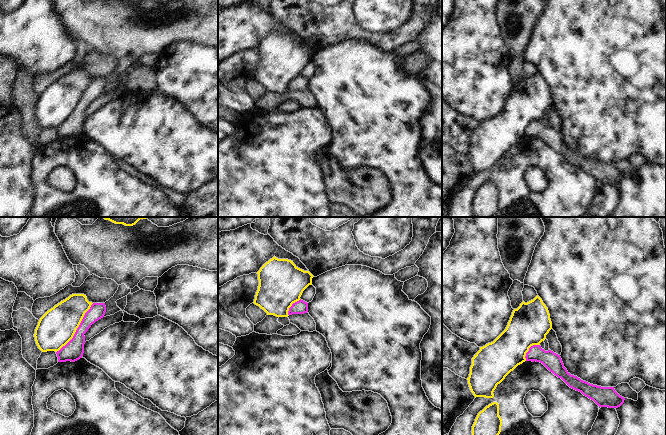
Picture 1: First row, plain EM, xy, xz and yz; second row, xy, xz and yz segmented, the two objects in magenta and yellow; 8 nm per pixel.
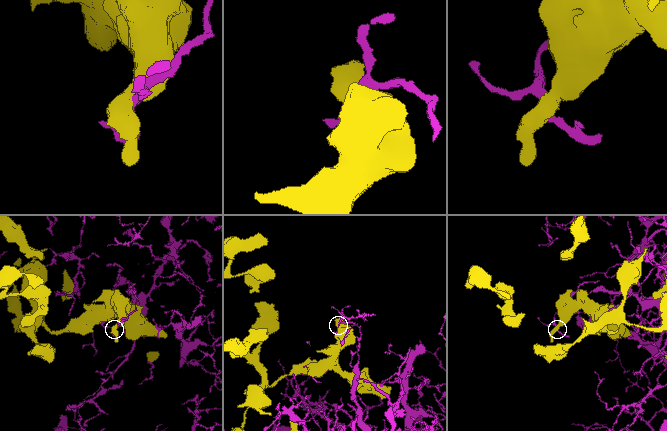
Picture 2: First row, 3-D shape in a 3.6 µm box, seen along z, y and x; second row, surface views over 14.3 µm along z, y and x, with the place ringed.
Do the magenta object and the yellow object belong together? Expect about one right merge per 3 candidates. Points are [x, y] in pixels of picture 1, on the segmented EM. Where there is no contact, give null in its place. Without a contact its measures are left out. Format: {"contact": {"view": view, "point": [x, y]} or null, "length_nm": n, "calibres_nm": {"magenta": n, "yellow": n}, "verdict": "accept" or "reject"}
{"contact": {"view": "xy", "point": [77, 328]}, "length_nm": 500, "calibres_nm": {"magenta": 160, "yellow": 300}, "verdict": "reject"}

